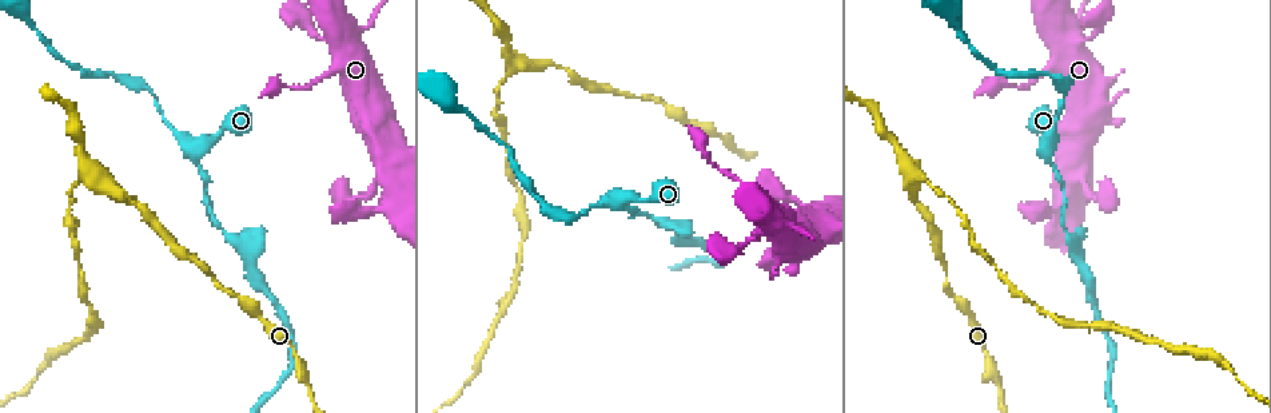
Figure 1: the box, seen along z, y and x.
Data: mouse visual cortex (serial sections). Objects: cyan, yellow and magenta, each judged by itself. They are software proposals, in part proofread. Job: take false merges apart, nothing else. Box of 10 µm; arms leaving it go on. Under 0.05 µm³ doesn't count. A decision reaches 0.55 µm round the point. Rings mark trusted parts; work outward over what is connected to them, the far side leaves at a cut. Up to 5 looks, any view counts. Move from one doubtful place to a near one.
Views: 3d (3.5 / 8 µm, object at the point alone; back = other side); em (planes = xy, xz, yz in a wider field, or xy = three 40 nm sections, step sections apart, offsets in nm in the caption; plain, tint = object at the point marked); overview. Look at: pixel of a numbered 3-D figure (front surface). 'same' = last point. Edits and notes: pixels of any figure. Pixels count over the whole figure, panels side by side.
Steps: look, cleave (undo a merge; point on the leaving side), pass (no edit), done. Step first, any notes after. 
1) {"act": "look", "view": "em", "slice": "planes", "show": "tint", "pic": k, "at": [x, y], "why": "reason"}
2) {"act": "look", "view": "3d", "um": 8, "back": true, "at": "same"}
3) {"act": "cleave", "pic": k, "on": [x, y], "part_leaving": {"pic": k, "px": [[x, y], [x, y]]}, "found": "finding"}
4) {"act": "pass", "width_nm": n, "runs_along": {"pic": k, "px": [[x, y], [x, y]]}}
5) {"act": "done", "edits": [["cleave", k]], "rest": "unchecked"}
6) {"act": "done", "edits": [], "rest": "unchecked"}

{"act": "look", "view": "3d", "um": 3.5, "pic": 1, "at": [1049, 152], "why": "a narrow waist"}

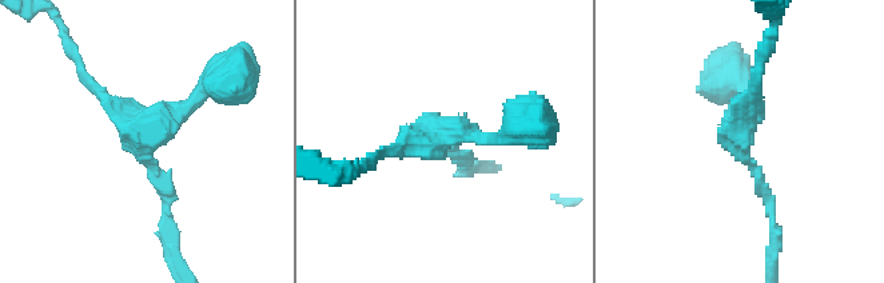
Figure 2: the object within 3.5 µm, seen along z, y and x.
{"act": "look", "view": "em", "slice": "xy", "step": 3, "show": "tint", "pic": 2, "at": [143, 137], "arms": 3, "arm_widths_nm": [150, 150, 200]}

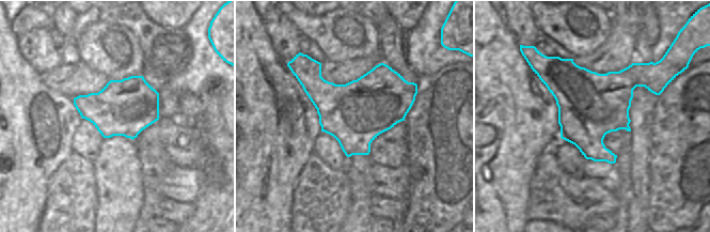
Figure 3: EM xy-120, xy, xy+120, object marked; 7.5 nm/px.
{"act": "pass", "runs_along": {"pic": 2, "px": [[513, 131], [448, 131], [382, 151]]}, "found": "all the same cell"}

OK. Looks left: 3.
{"act": "look", "view": "3d", "um": 3.5, "pic": 1, "at": [498, 85], "why": "thick turns thin"}

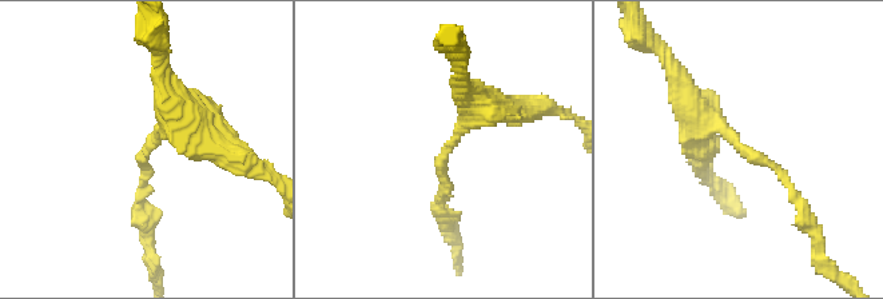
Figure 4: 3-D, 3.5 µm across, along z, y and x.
{"act": "look", "view": "em", "slice": "xy", "step": 3, "show": "tint", "pic": 4, "at": [143, 152], "arm_widths_nm": [150, 400]}

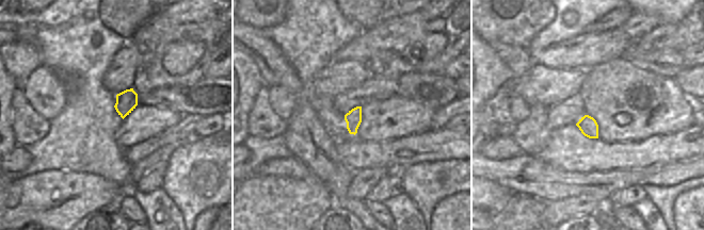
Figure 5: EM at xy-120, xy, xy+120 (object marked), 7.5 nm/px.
{"act": "pass", "runs_along": {"pic": 4, "px": [[700, 127], [772, 164], [807, 214]]}, "found": "all the same cell"}

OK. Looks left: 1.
{"act": "done", "edits": [], "rest": "unchecked"}

